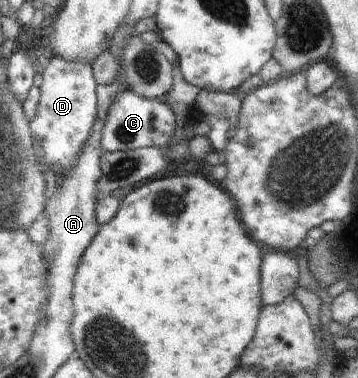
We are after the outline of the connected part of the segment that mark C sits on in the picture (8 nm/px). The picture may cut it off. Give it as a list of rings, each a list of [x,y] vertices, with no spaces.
[[[126,89],[113,101],[102,129],[101,147],[104,152],[131,151],[140,147],[169,147],[176,119],[163,101],[145,99]]]

